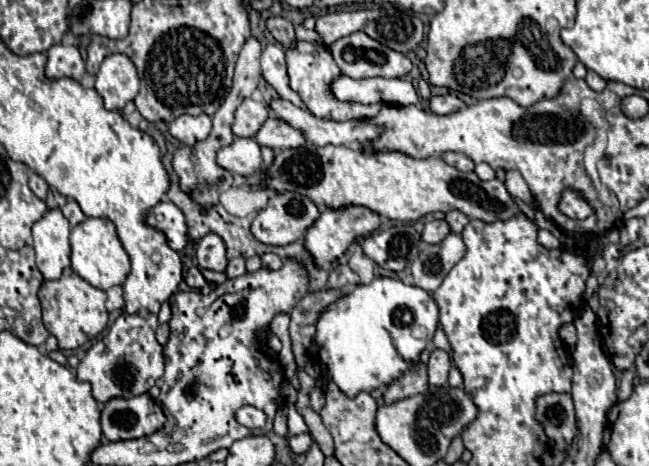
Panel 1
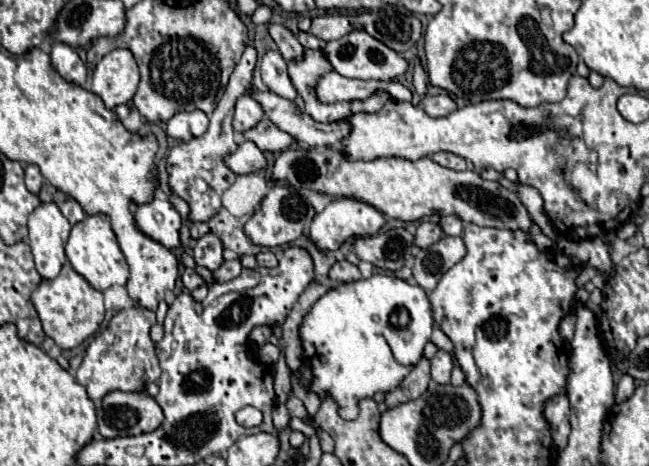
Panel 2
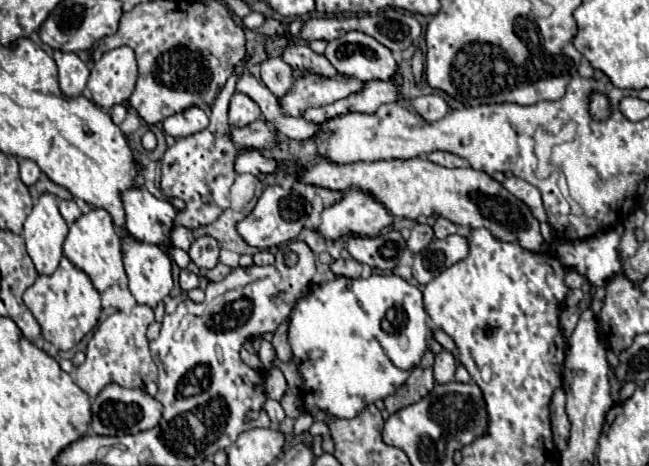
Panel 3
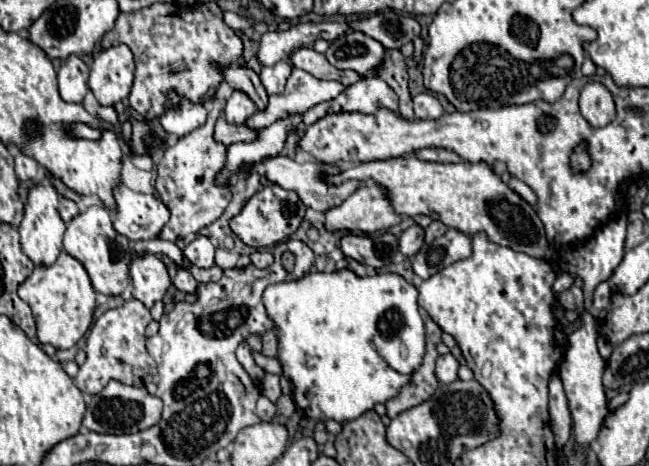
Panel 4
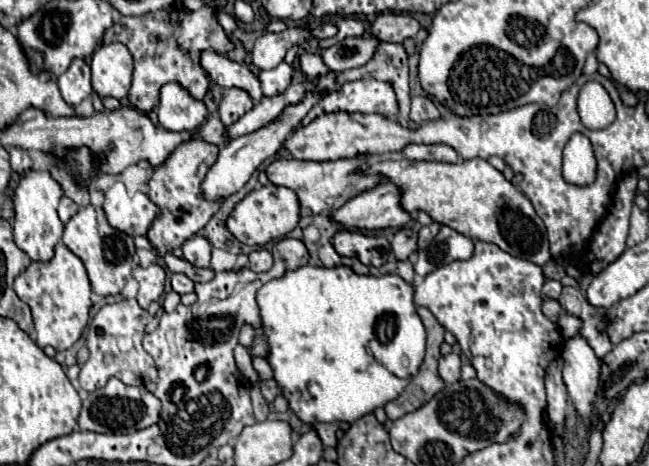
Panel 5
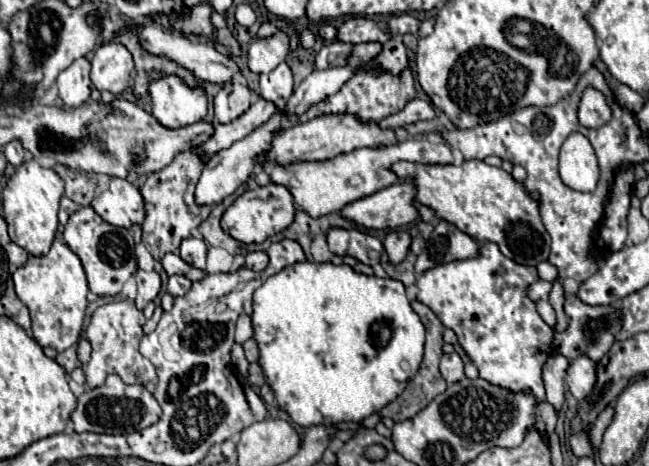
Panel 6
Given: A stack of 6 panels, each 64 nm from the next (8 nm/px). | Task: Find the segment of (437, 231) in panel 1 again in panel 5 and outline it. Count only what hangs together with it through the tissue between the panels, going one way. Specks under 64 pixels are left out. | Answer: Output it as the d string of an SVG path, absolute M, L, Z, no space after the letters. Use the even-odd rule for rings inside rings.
M412 228L398 230L394 236L394 242L392 242L392 250L398 256L398 260L408 260L408 256L412 252L416 252L416 242L418 242L416 230L412 230Z

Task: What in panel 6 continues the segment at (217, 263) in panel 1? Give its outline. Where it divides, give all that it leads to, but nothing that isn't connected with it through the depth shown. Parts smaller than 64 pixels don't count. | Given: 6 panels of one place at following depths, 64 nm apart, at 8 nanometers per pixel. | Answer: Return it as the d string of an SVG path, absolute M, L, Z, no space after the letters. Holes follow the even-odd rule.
M186 238L180 244L180 258L194 268L206 268L206 254L208 244L204 244L202 238Z

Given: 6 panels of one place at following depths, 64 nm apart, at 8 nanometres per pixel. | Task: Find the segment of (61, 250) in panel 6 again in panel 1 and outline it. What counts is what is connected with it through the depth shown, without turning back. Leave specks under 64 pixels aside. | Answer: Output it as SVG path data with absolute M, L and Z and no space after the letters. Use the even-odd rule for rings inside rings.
M72 268L62 272L62 278L56 282L44 282L38 292L42 304L42 320L50 334L58 338L60 350L72 350L88 340L94 340L108 326L106 310L106 292L84 282Z

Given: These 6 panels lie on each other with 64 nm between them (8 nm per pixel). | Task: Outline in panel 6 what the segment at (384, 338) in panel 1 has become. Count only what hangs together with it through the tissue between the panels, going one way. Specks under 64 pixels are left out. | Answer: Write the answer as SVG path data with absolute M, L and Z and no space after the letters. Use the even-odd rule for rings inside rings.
M300 262L270 276L254 292L252 326L254 338L260 348L258 362L262 364L268 378L266 382L276 394L276 402L290 414L296 424L304 428L318 424L330 426L336 422L360 422L370 414L380 412L386 404L396 400L400 392L404 392L408 384L406 380L410 380L418 372L424 356L424 324L412 310L404 284L394 278L358 274L348 264L336 266ZM354 334L362 334L362 338L370 336L364 352L360 346L352 344L352 338L356 338ZM370 362L386 366L392 374L398 374L398 380L380 372Z

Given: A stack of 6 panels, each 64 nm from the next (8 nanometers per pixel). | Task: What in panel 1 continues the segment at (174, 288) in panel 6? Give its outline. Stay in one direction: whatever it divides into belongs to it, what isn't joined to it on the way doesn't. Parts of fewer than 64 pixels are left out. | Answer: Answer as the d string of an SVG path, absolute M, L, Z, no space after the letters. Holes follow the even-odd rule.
M192 266L188 272L186 272L186 284L190 286L190 288L194 288L194 290L200 290L200 288L204 288L204 286L208 286L208 282L206 282L206 278L202 276L202 272L200 272L200 268L198 266Z

